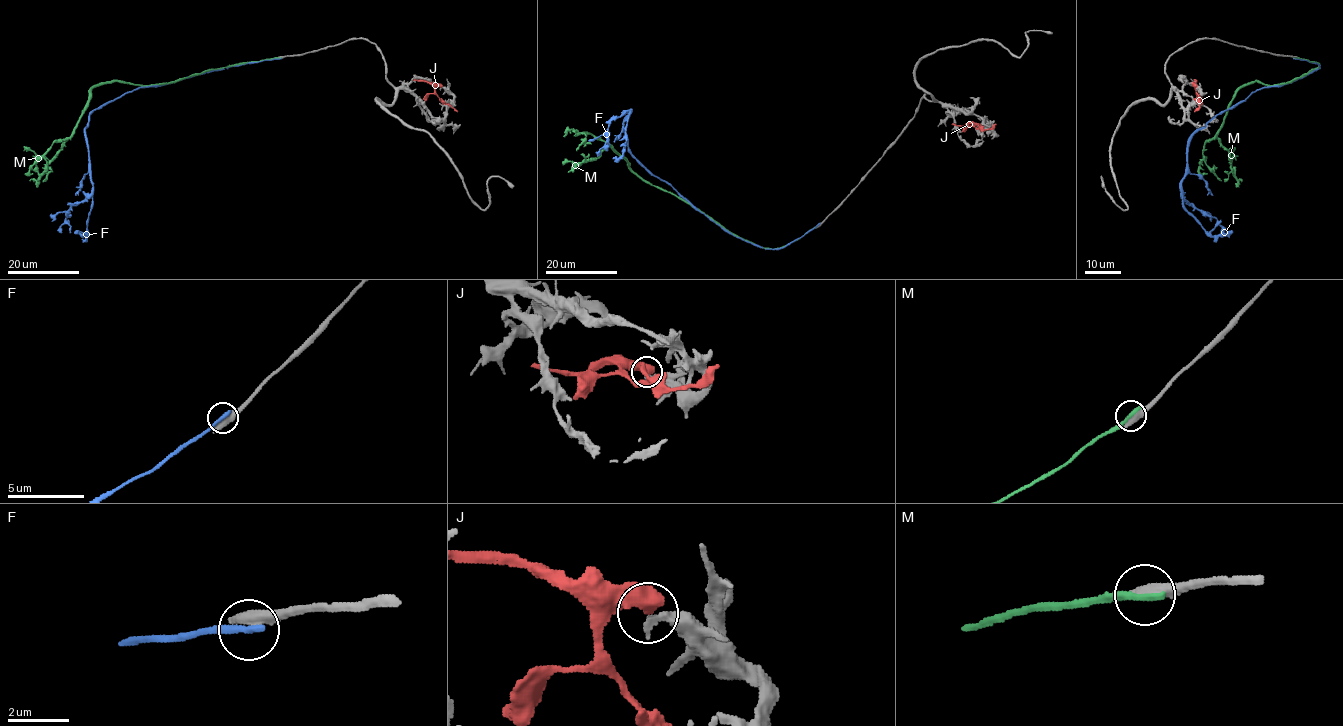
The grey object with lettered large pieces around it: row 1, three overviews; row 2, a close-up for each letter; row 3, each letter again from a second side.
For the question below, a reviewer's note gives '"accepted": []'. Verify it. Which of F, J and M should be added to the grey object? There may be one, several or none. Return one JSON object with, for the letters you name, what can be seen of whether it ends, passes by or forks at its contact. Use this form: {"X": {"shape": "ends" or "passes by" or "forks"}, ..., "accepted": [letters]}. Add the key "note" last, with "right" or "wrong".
{"accepted": [], "note": "right"}

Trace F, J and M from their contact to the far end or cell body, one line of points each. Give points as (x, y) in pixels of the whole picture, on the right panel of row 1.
F: (1295, 59), (1318, 69), (1252, 93), (1215, 114), (1191, 138), (1182, 206), (1212, 235), (1228, 231)
J: (1196, 87), (1199, 105), (1195, 111)
M: (1296, 58), (1319, 65), (1283, 84), (1253, 81), (1237, 91), (1218, 133), (1204, 146), (1205, 165), (1221, 180)

